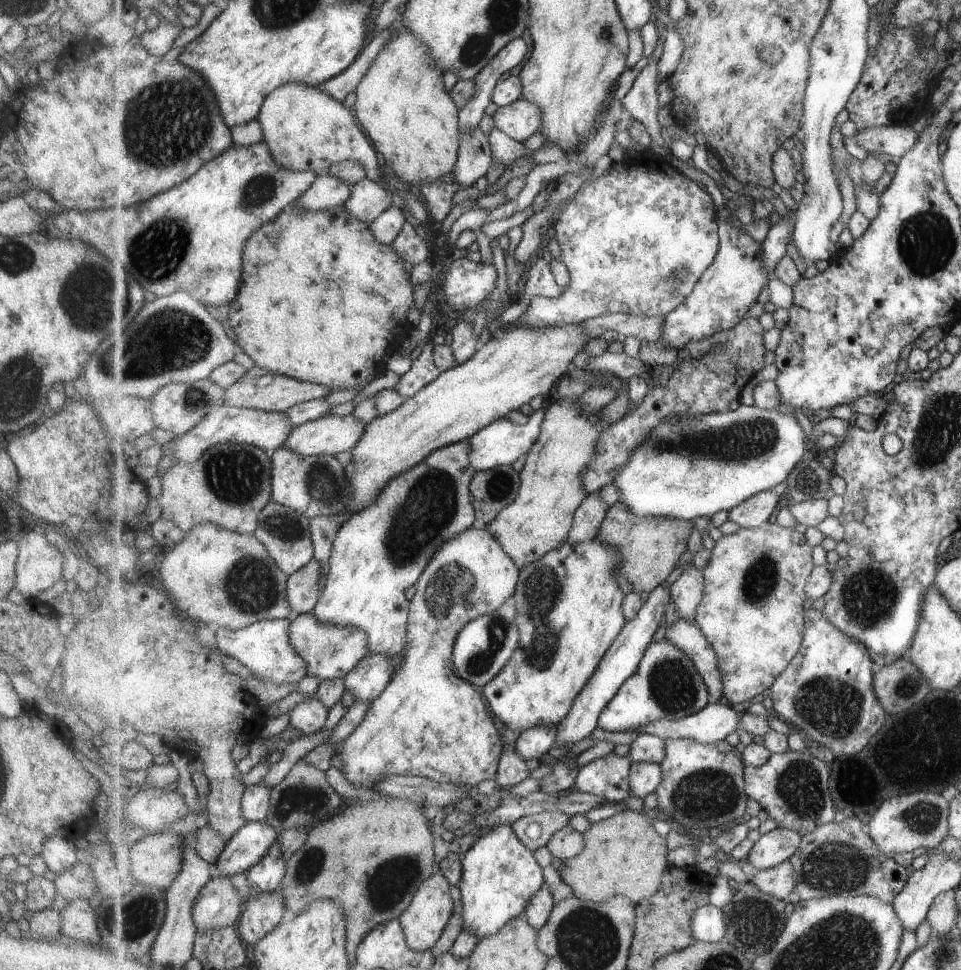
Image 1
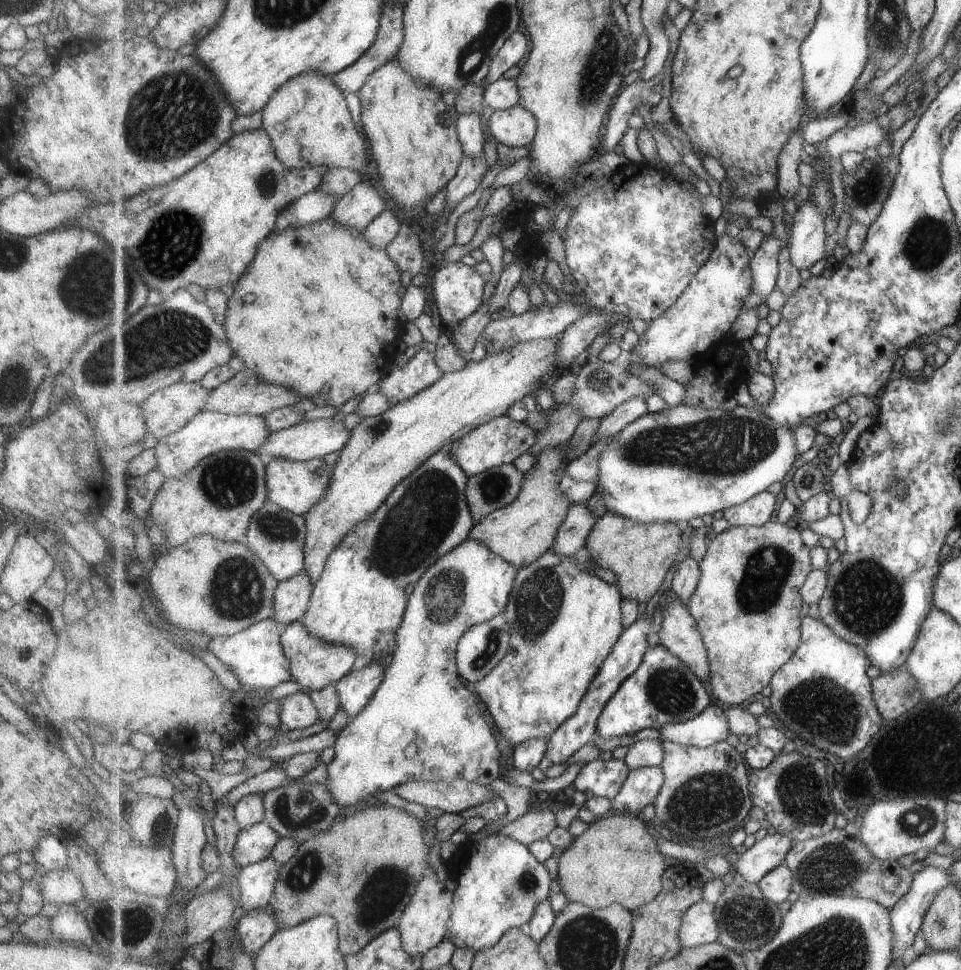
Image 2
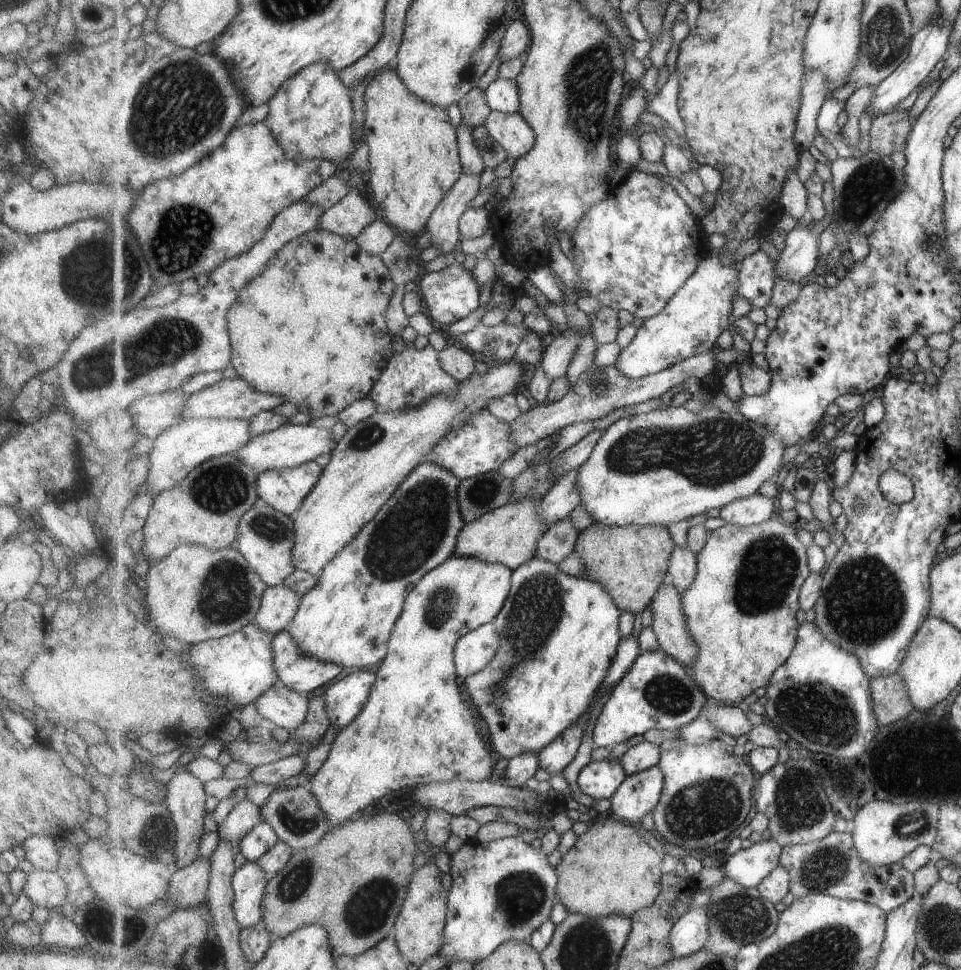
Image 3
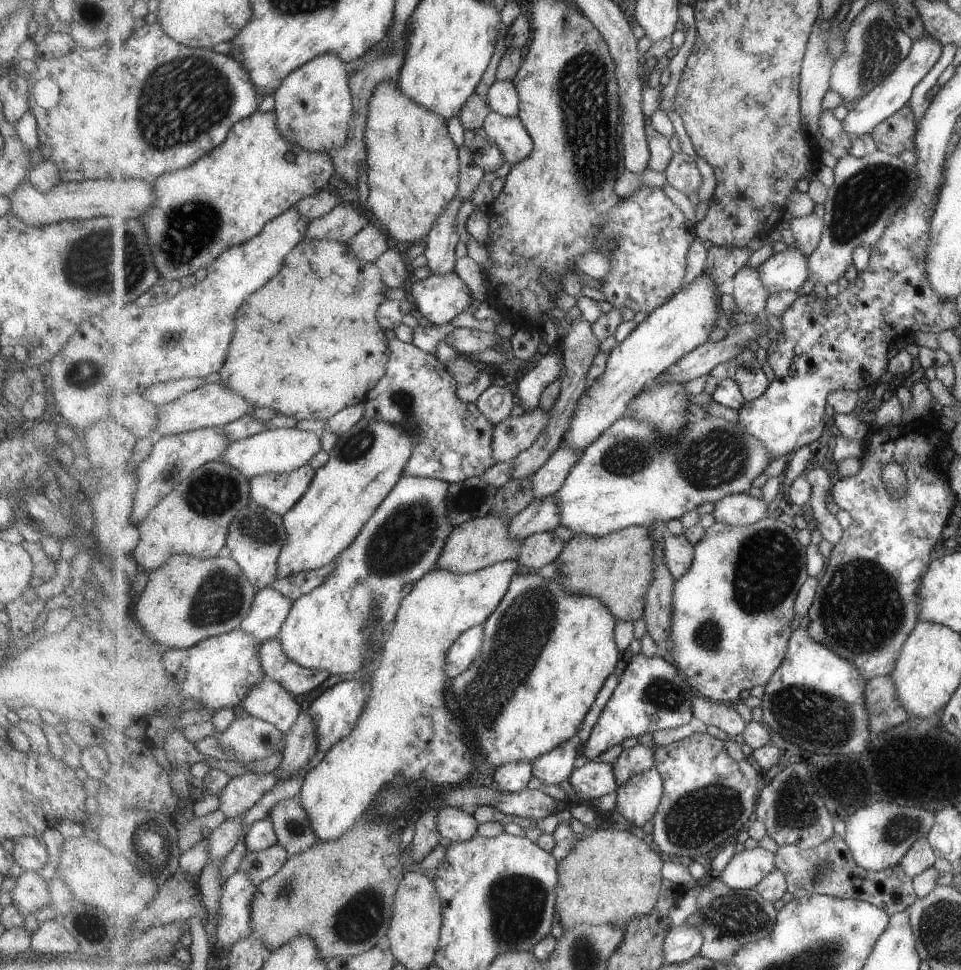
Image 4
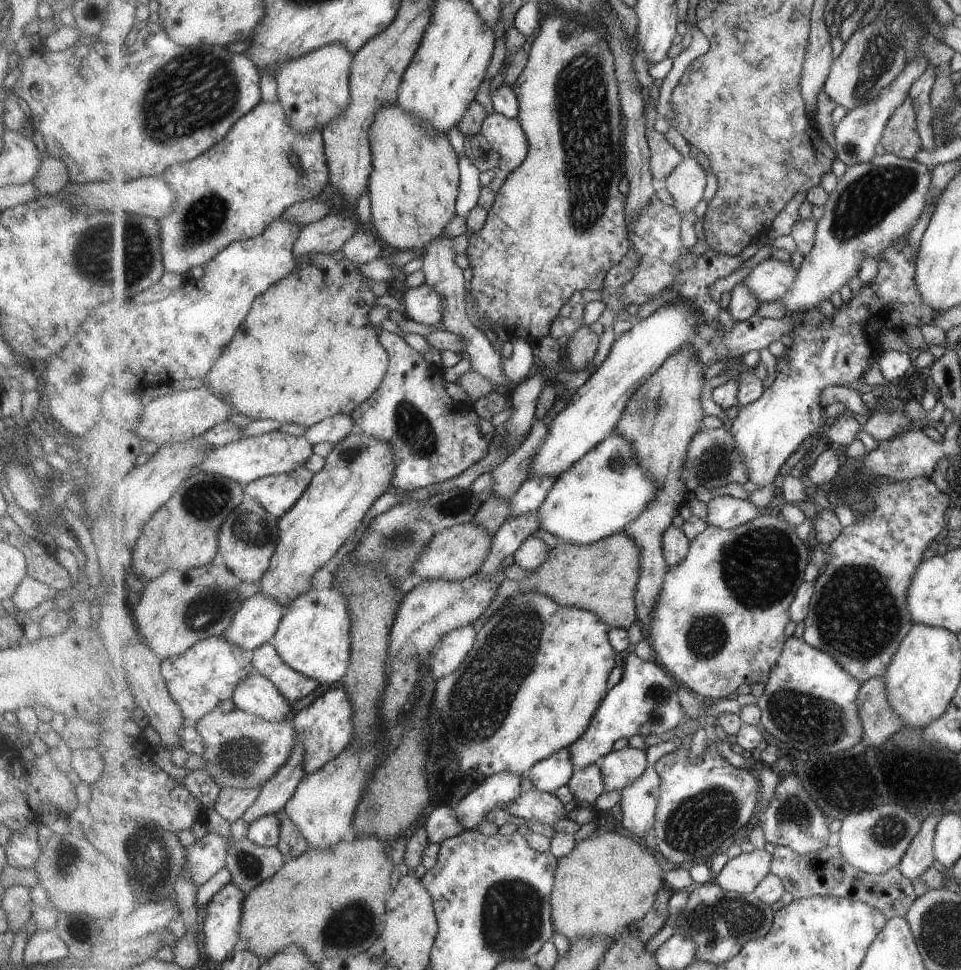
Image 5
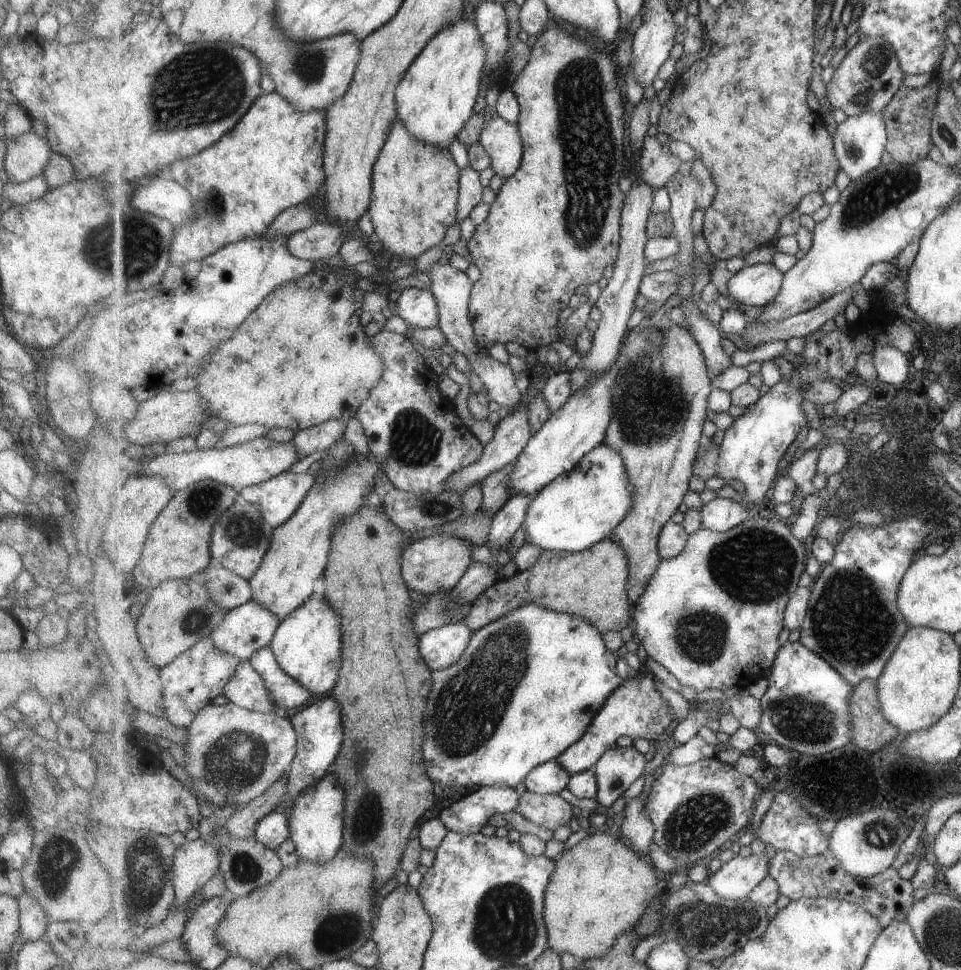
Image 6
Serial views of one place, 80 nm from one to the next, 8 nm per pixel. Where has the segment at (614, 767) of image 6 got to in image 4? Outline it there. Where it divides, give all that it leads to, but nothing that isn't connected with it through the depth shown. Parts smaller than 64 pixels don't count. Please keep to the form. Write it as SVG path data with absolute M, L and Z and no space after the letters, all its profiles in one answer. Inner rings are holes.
M641 744L627 750L623 749L613 762L617 782L622 785L629 782L633 776L652 770L656 767L655 754L651 746L641 746Z

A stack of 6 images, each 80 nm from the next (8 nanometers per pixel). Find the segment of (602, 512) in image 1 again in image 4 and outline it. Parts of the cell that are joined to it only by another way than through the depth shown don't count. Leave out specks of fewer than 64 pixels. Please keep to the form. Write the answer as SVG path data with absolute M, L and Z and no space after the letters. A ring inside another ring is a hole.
M539 532L523 542L521 554L517 558L519 565L529 569L539 569L555 563L565 550L565 540L557 538L555 532Z

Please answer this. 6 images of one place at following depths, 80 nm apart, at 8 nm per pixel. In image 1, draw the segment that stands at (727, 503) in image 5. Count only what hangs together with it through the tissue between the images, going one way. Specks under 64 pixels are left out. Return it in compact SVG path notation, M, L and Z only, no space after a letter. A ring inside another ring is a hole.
M764 491L739 504L728 512L728 520L741 528L758 528L768 522L773 512L779 508L781 496L777 492Z

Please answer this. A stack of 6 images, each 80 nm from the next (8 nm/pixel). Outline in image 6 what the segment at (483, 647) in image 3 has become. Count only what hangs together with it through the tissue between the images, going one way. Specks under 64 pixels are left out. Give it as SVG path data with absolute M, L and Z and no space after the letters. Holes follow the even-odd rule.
M445 624L440 628L427 630L419 640L423 660L432 671L445 670L461 661L474 632L463 624Z

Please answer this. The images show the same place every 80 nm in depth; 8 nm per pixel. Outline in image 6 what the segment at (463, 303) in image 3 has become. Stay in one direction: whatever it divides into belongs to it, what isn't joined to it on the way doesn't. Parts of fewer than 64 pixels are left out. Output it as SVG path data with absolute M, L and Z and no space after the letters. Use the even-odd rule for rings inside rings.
M404 289L396 305L396 314L415 328L433 329L440 322L438 302L430 289Z

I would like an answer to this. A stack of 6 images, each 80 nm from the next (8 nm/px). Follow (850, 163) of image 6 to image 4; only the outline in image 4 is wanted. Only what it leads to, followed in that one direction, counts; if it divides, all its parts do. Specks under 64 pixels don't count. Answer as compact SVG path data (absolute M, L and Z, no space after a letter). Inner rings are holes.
M929 35L929 38L925 36L923 40L914 42L909 56L899 64L899 68L897 68L889 78L885 78L875 90L871 90L865 98L861 99L859 104L855 106L855 110L848 112L842 123L843 128L845 128L845 134L847 134L849 140L851 140L851 145L854 140L857 140L857 138L864 134L869 134L869 136L872 137L873 132L875 132L883 122L888 121L891 116L894 116L905 107L905 104L911 100L911 94L913 94L915 86L917 86L917 84L933 70L933 66L939 62L939 58L941 58L941 54L943 54L943 46L937 38L933 38L931 35Z

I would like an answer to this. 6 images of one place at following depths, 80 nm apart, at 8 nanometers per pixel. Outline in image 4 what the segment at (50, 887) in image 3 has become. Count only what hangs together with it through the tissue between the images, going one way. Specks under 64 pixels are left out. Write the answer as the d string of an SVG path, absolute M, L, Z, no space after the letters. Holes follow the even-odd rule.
M24 871L15 880L9 892L11 902L19 916L27 916L35 913L49 902L47 892L48 880L38 877L35 871Z

